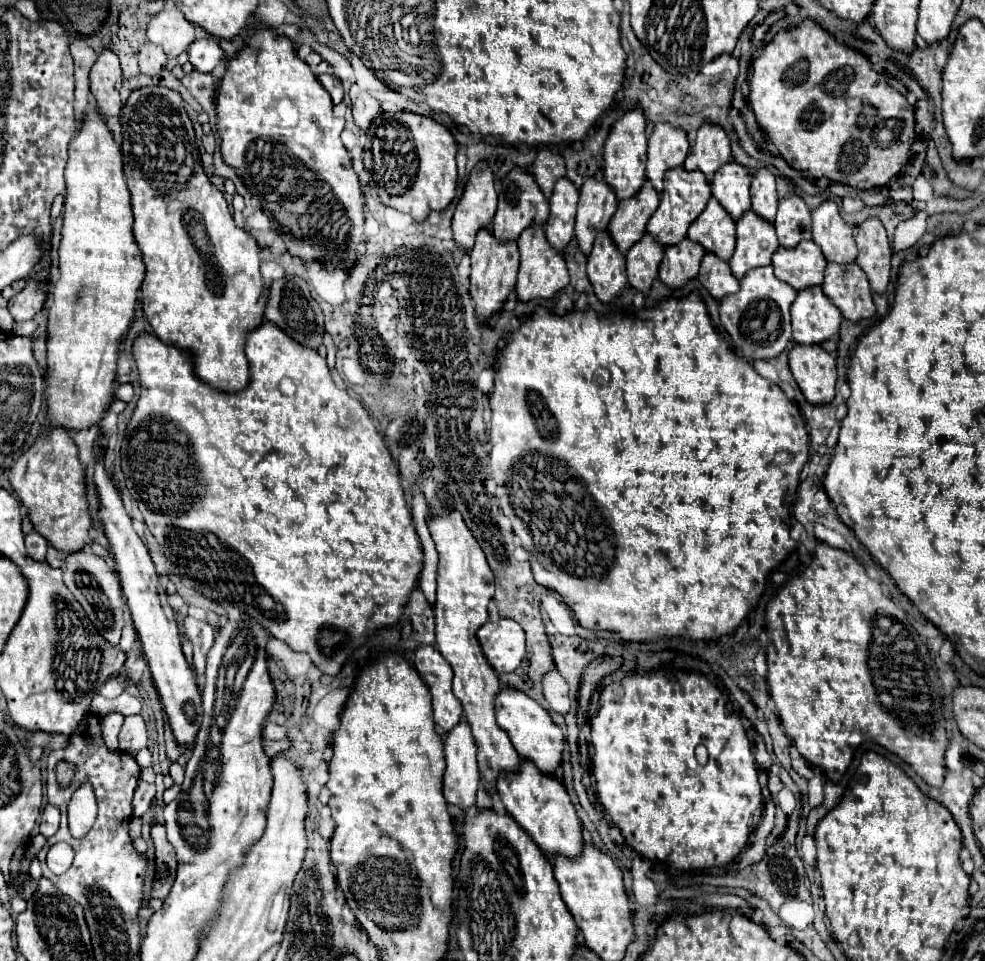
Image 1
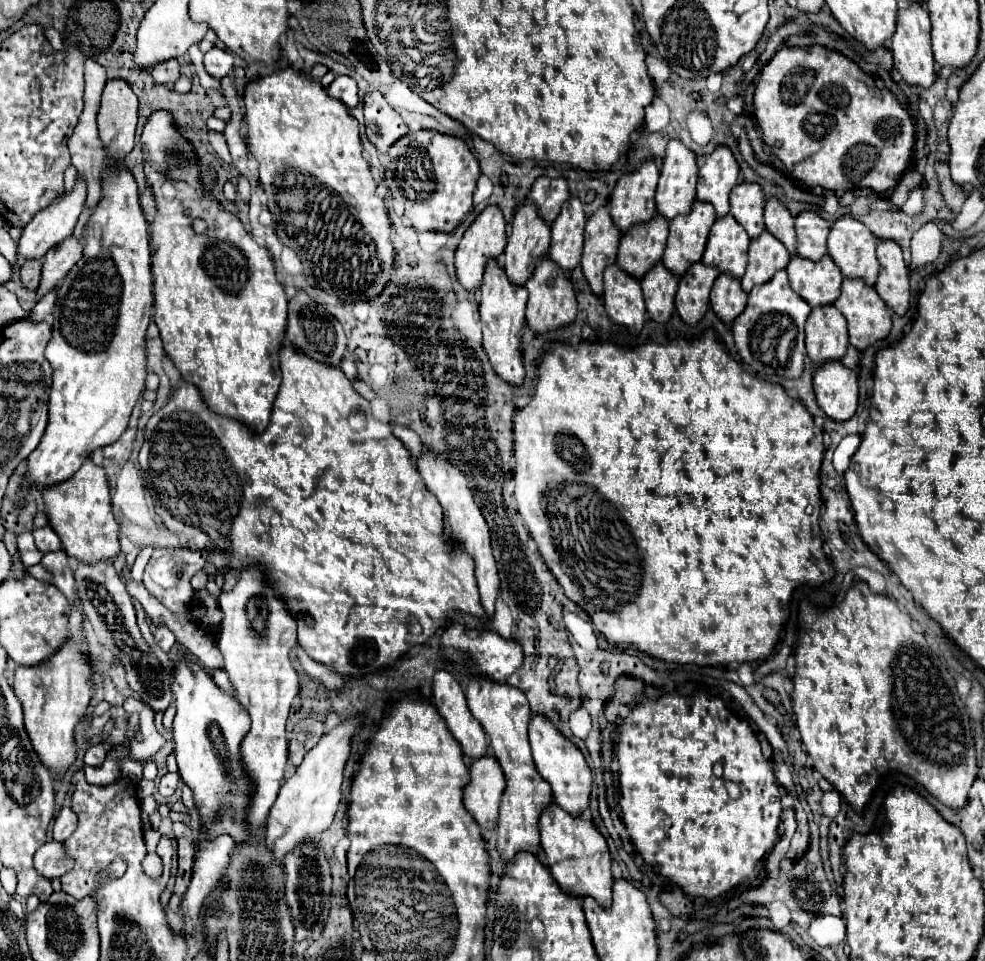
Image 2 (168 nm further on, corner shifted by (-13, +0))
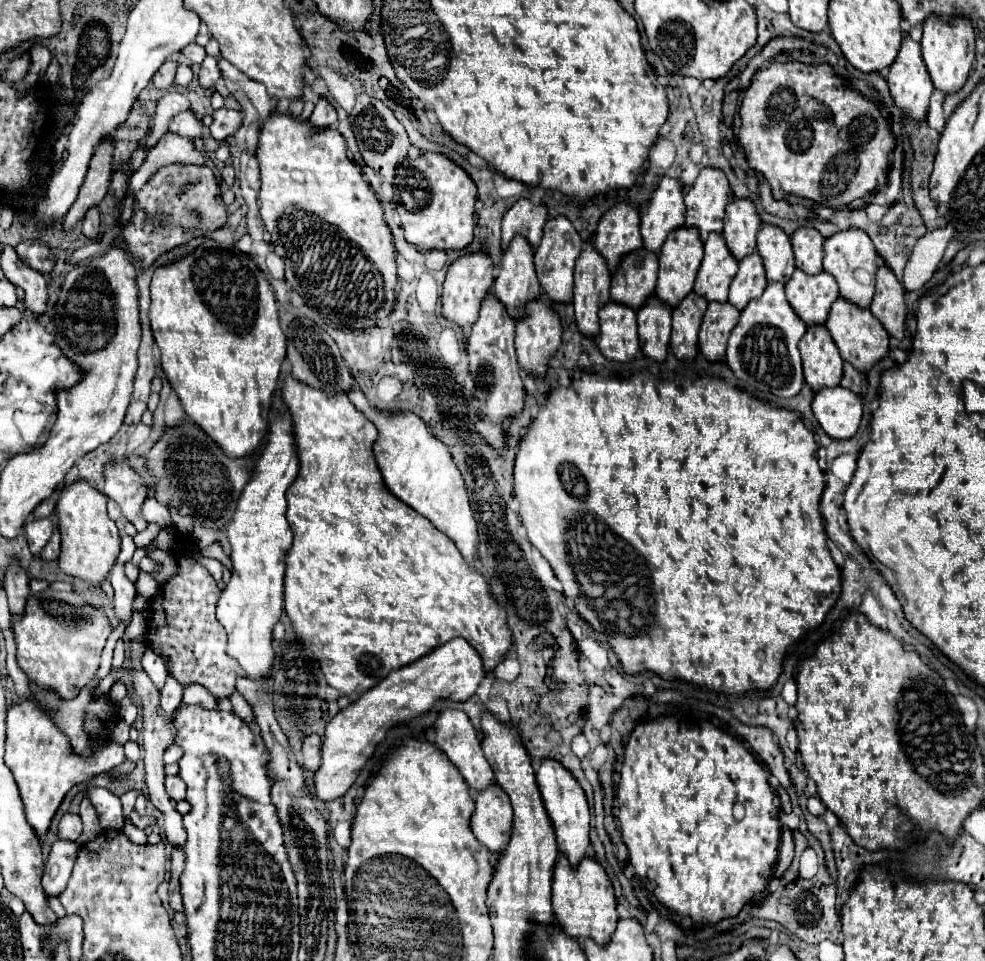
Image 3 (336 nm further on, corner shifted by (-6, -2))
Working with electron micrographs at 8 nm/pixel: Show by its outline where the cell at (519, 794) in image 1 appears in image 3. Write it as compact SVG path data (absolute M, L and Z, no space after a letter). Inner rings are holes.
M560 854L558 864L554 868L552 882L552 906L558 920L558 926L570 934L574 940L592 938L598 944L606 944L614 934L618 912L616 912L616 896L612 884L604 872L604 868L594 858L584 858L578 868L572 868L566 856Z

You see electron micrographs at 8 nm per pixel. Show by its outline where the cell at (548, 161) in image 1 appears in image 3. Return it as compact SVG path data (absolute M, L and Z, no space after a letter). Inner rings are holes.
M518 200L502 218L502 250L514 236L524 236L532 248L538 248L546 224L546 206L532 206L530 200Z

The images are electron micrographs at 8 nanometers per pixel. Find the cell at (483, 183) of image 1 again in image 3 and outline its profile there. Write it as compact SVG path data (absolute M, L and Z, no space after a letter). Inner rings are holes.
M484 252L468 254L452 262L442 286L442 318L446 318L450 324L454 324L460 330L470 328L478 320L478 312L484 296L492 290L492 284L494 284L492 272L494 272L492 260Z

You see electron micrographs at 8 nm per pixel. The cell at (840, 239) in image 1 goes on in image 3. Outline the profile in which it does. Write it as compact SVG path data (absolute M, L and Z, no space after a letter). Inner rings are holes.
M848 228L844 232L838 232L824 242L824 270L832 274L838 282L840 296L858 308L868 308L870 300L874 296L874 274L878 270L880 258L878 252L870 240L870 236L860 228ZM866 274L866 278L862 276Z

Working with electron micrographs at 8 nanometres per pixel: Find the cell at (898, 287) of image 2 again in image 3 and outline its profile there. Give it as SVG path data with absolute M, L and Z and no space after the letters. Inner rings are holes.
M880 266L876 272L876 294L870 304L870 312L896 340L904 338L904 322L906 322L904 294L906 292L902 284L896 280L894 272L888 266Z

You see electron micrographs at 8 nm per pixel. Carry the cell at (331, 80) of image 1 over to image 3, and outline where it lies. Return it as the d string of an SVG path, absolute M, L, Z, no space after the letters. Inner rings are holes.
M320 98L316 108L314 108L314 112L312 112L312 116L310 116L310 126L316 128L316 130L324 130L324 128L334 126L336 120L338 120L336 110L328 104L328 100Z

